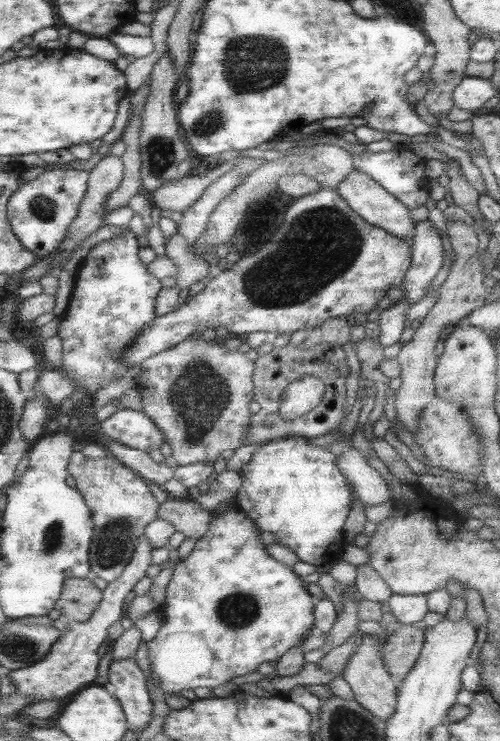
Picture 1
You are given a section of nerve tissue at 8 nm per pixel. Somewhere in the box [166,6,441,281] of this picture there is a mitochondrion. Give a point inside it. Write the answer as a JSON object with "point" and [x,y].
{"point":[253,63]}

